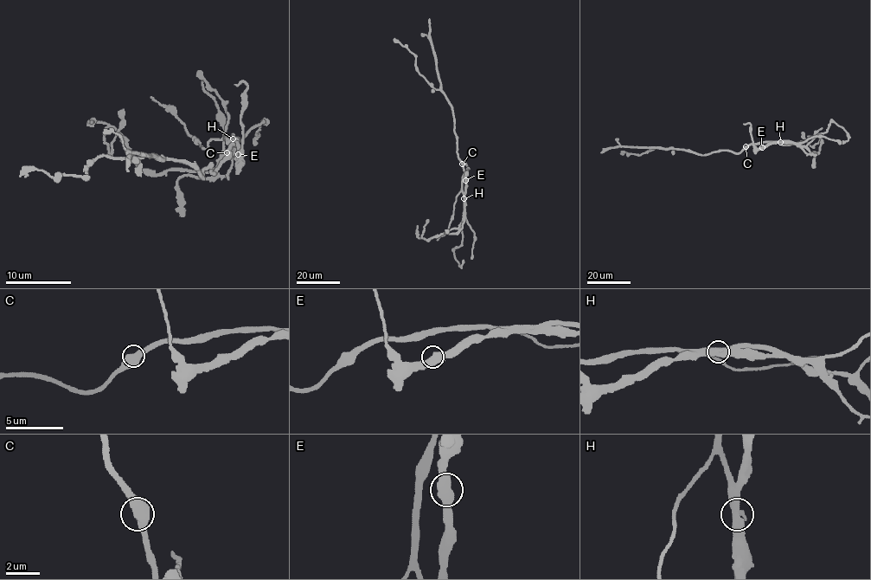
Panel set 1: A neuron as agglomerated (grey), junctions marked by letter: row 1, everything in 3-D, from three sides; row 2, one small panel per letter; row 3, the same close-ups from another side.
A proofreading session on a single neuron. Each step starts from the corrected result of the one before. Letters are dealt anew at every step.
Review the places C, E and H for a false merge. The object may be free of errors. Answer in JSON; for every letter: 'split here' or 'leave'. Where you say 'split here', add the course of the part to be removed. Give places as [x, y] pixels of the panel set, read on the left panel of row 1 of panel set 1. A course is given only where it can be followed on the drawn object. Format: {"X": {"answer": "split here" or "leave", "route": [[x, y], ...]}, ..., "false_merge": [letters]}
{"C": {"answer": "leave"}, "E": {"answer": "leave"}, "H": {"answer": "split here", "route": [[233, 138], [236, 141], [264, 121], [256, 132], [256, 144]]}, "false_merge": ["H"]}

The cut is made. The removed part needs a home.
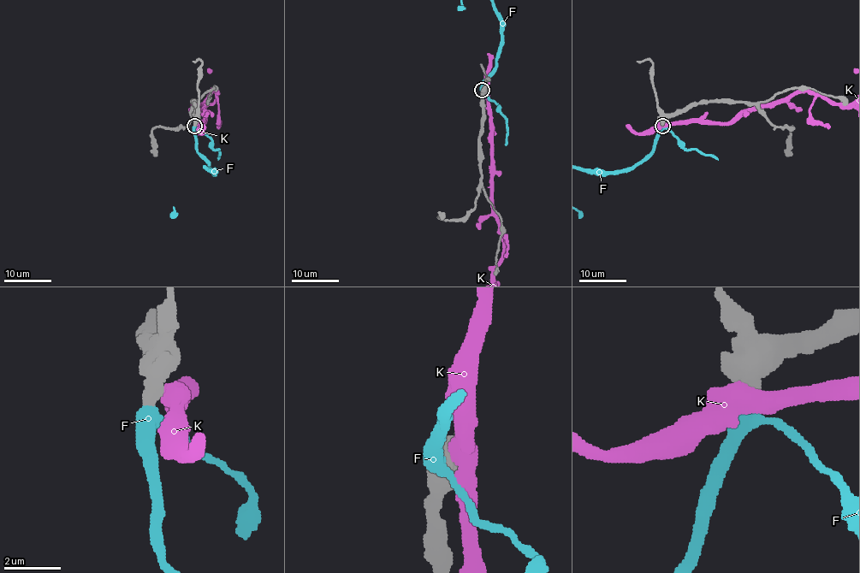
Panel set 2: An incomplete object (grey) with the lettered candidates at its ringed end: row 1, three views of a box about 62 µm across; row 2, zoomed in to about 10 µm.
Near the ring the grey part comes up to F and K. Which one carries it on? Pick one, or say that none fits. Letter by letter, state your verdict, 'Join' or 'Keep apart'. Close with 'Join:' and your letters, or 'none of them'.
F: Join
K: Keep apart
Join: F

